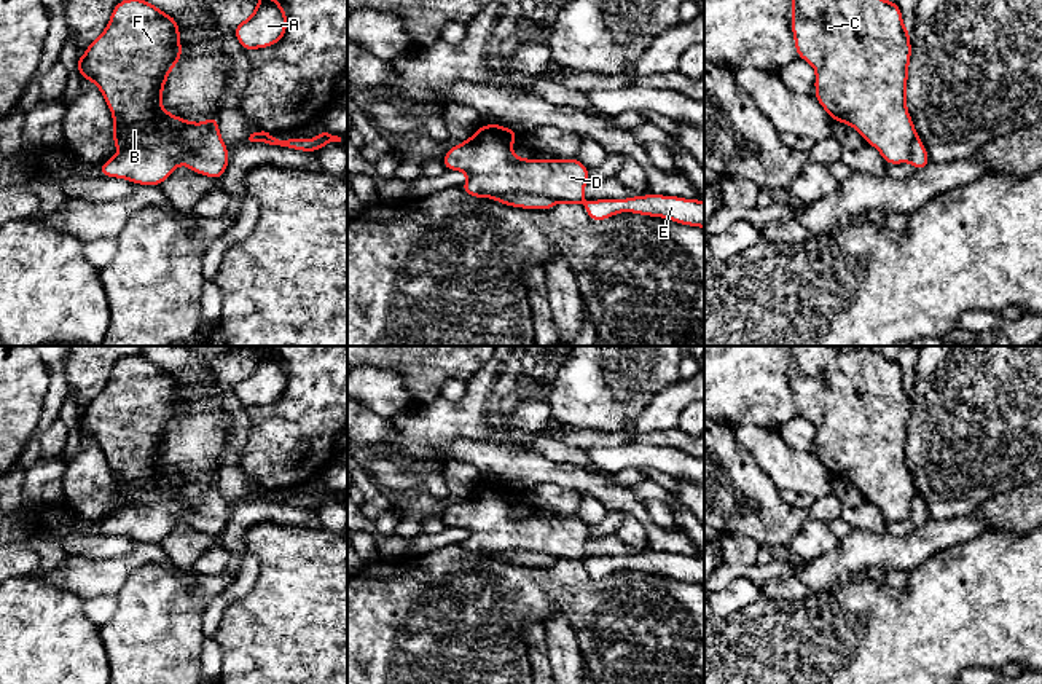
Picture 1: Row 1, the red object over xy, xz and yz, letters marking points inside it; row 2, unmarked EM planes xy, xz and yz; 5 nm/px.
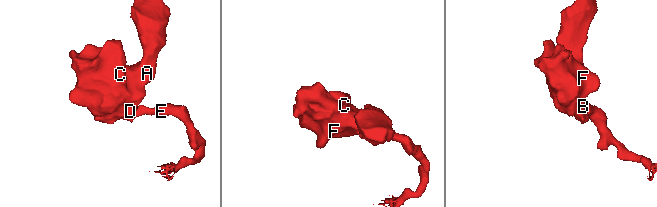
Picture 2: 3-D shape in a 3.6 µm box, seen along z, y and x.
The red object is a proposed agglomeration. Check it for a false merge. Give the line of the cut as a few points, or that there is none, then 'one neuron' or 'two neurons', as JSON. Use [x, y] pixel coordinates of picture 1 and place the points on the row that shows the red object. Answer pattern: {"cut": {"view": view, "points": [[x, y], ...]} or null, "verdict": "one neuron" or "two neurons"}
{"cut": {"view": "xy", "points": [[121, 147], [184, 142], [201, 158], [223, 160], [228, 155]]}, "verdict": "two neurons"}

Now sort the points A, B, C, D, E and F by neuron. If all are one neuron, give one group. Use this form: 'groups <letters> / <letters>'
groups A B C D F / E

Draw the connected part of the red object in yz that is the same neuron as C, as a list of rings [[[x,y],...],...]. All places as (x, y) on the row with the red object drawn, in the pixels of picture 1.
[[[792,0],[795,49],[816,70],[814,99],[838,123],[852,126],[889,164],[911,158],[916,129],[907,108],[910,30],[897,2],[887,0]]]

